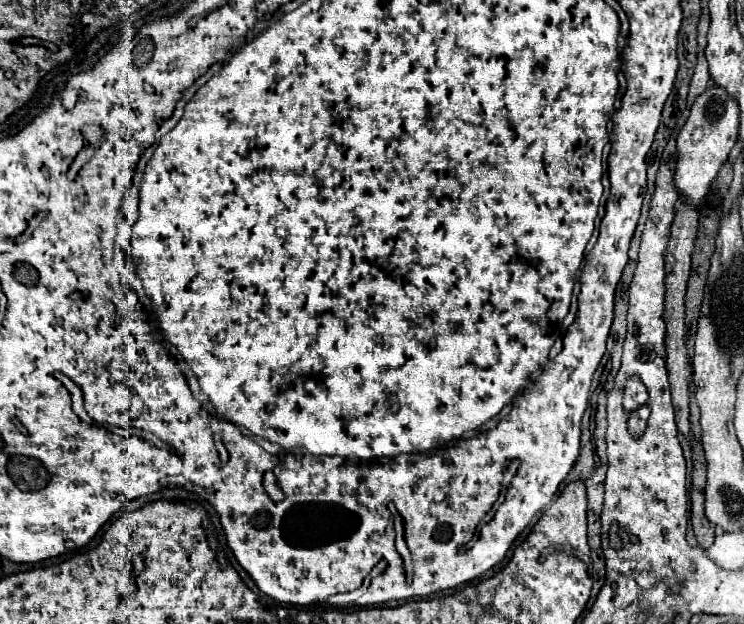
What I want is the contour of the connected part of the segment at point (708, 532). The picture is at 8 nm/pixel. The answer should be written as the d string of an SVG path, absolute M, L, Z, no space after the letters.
M691 489L691 523L693 523L693 531L697 535L699 547L709 549L713 545L715 527L703 515L703 493L697 489Z

